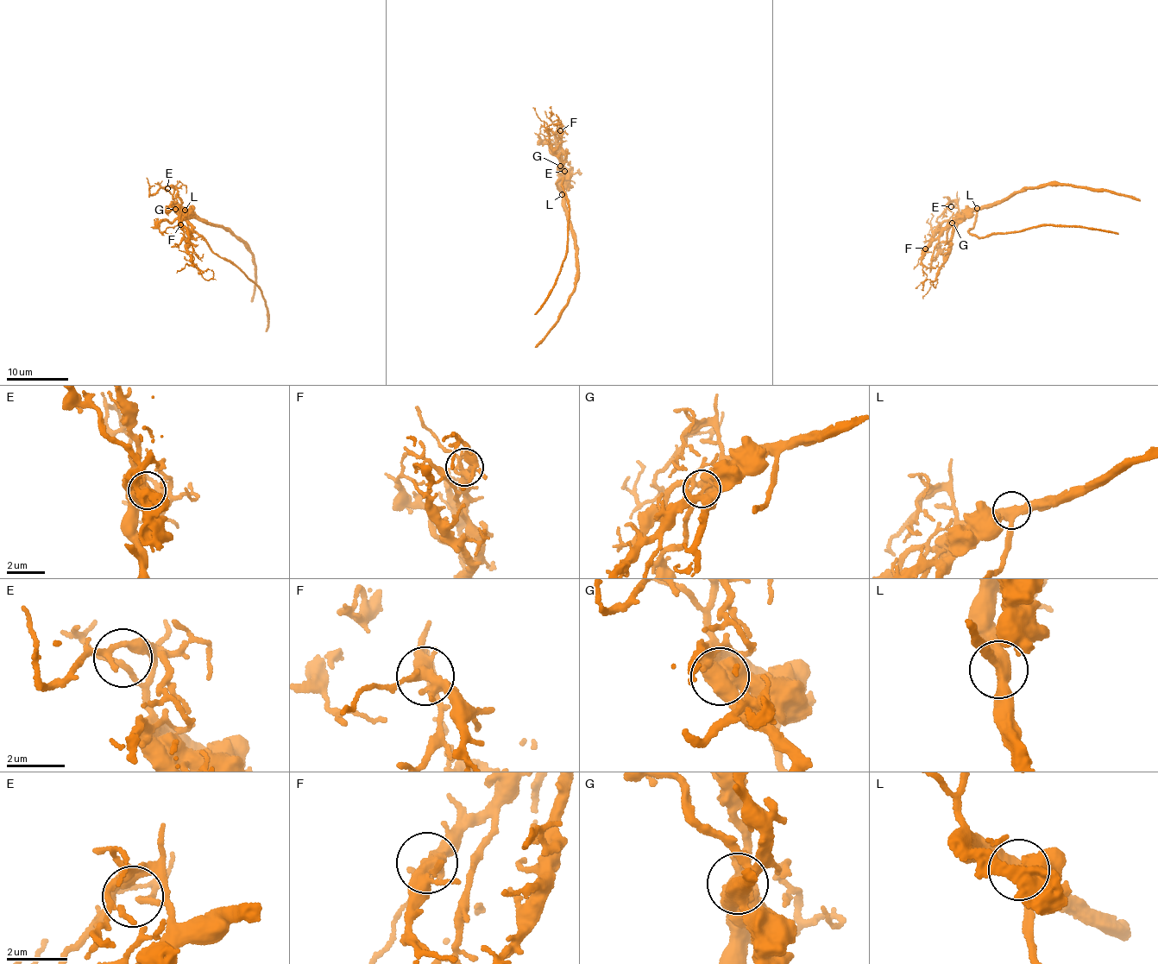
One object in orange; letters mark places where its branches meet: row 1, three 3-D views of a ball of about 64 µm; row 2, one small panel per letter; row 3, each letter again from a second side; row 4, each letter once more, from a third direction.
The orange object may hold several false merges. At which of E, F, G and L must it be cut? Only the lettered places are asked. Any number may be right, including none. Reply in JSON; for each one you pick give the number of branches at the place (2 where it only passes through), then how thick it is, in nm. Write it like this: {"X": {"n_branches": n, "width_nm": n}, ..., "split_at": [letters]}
{"split_at": []}

